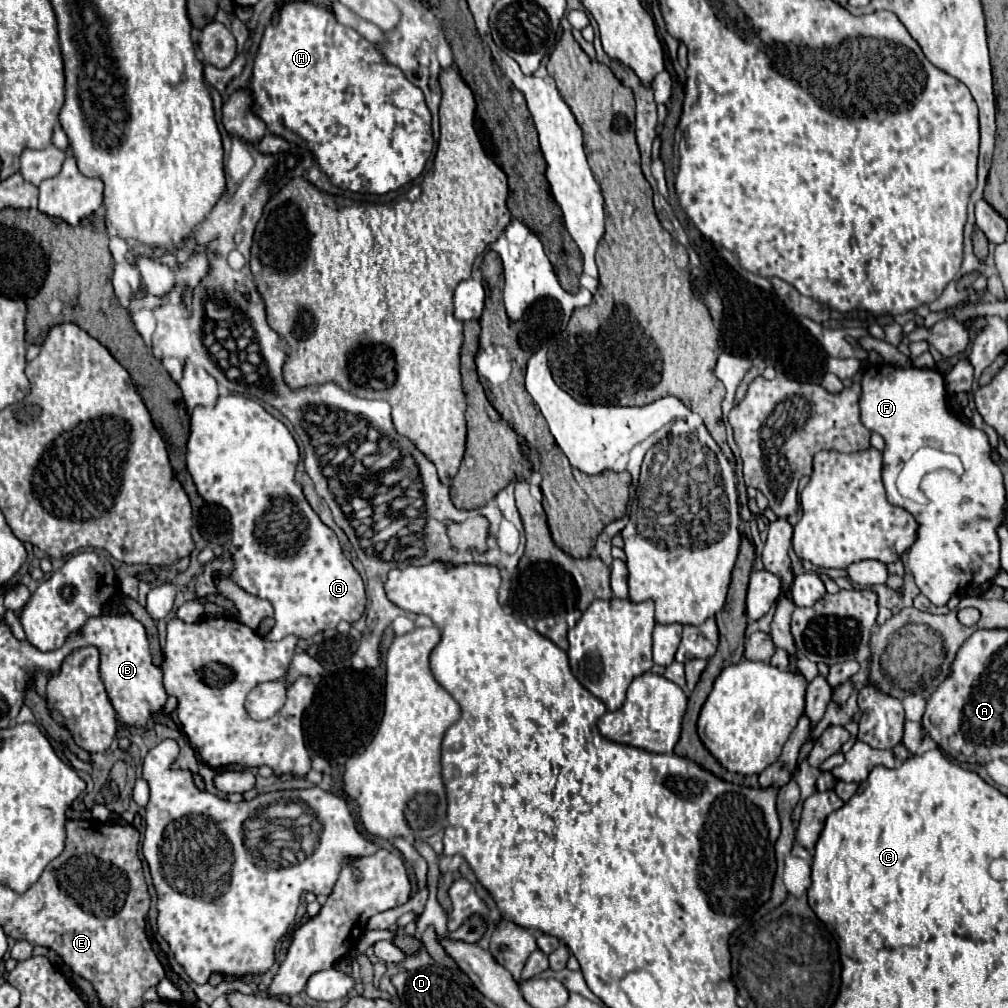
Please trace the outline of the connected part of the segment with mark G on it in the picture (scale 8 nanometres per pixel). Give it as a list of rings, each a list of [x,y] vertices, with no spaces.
[[[240,394],[220,396],[214,408],[198,406],[192,412],[186,464],[198,488],[198,494],[206,502],[220,504],[230,514],[230,554],[234,560],[234,570],[228,578],[244,592],[268,600],[274,608],[276,624],[266,638],[282,640],[288,634],[310,638],[328,628],[336,628],[340,620],[354,624],[362,616],[366,604],[362,578],[352,562],[342,554],[334,530],[330,530],[318,518],[318,514],[306,502],[302,486],[298,486],[298,482],[294,480],[298,446],[290,430],[280,420],[268,414],[252,398]]]

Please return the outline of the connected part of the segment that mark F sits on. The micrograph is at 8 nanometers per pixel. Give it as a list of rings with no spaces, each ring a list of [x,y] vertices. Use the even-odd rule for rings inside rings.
[[[880,364],[880,366],[868,368],[862,376],[860,410],[862,410],[862,424],[868,430],[878,432],[886,442],[882,478],[884,478],[884,486],[886,486],[886,492],[888,492],[888,500],[894,506],[900,506],[900,508],[908,510],[920,526],[918,528],[918,540],[914,542],[914,546],[908,552],[908,566],[912,570],[912,576],[914,576],[920,592],[932,604],[946,606],[948,600],[954,594],[968,588],[968,584],[972,582],[972,578],[978,570],[980,570],[980,586],[990,584],[994,580],[994,576],[1000,572],[1000,560],[998,560],[1000,538],[998,538],[996,530],[1004,522],[1006,490],[1004,490],[1002,472],[990,458],[992,446],[988,442],[988,436],[982,430],[978,430],[970,424],[964,424],[956,416],[950,414],[950,410],[946,406],[944,378],[936,370],[930,370],[930,368],[914,368],[914,366],[896,368],[896,366],[890,366],[890,364]],[[922,446],[932,446],[932,448],[938,448],[942,452],[958,454],[958,458],[964,464],[964,476],[962,478],[946,474],[946,476],[928,476],[924,480],[922,488],[924,488],[926,496],[930,498],[930,504],[918,504],[918,502],[906,500],[906,498],[900,496],[900,492],[896,488],[898,472],[910,460],[910,456]]]

